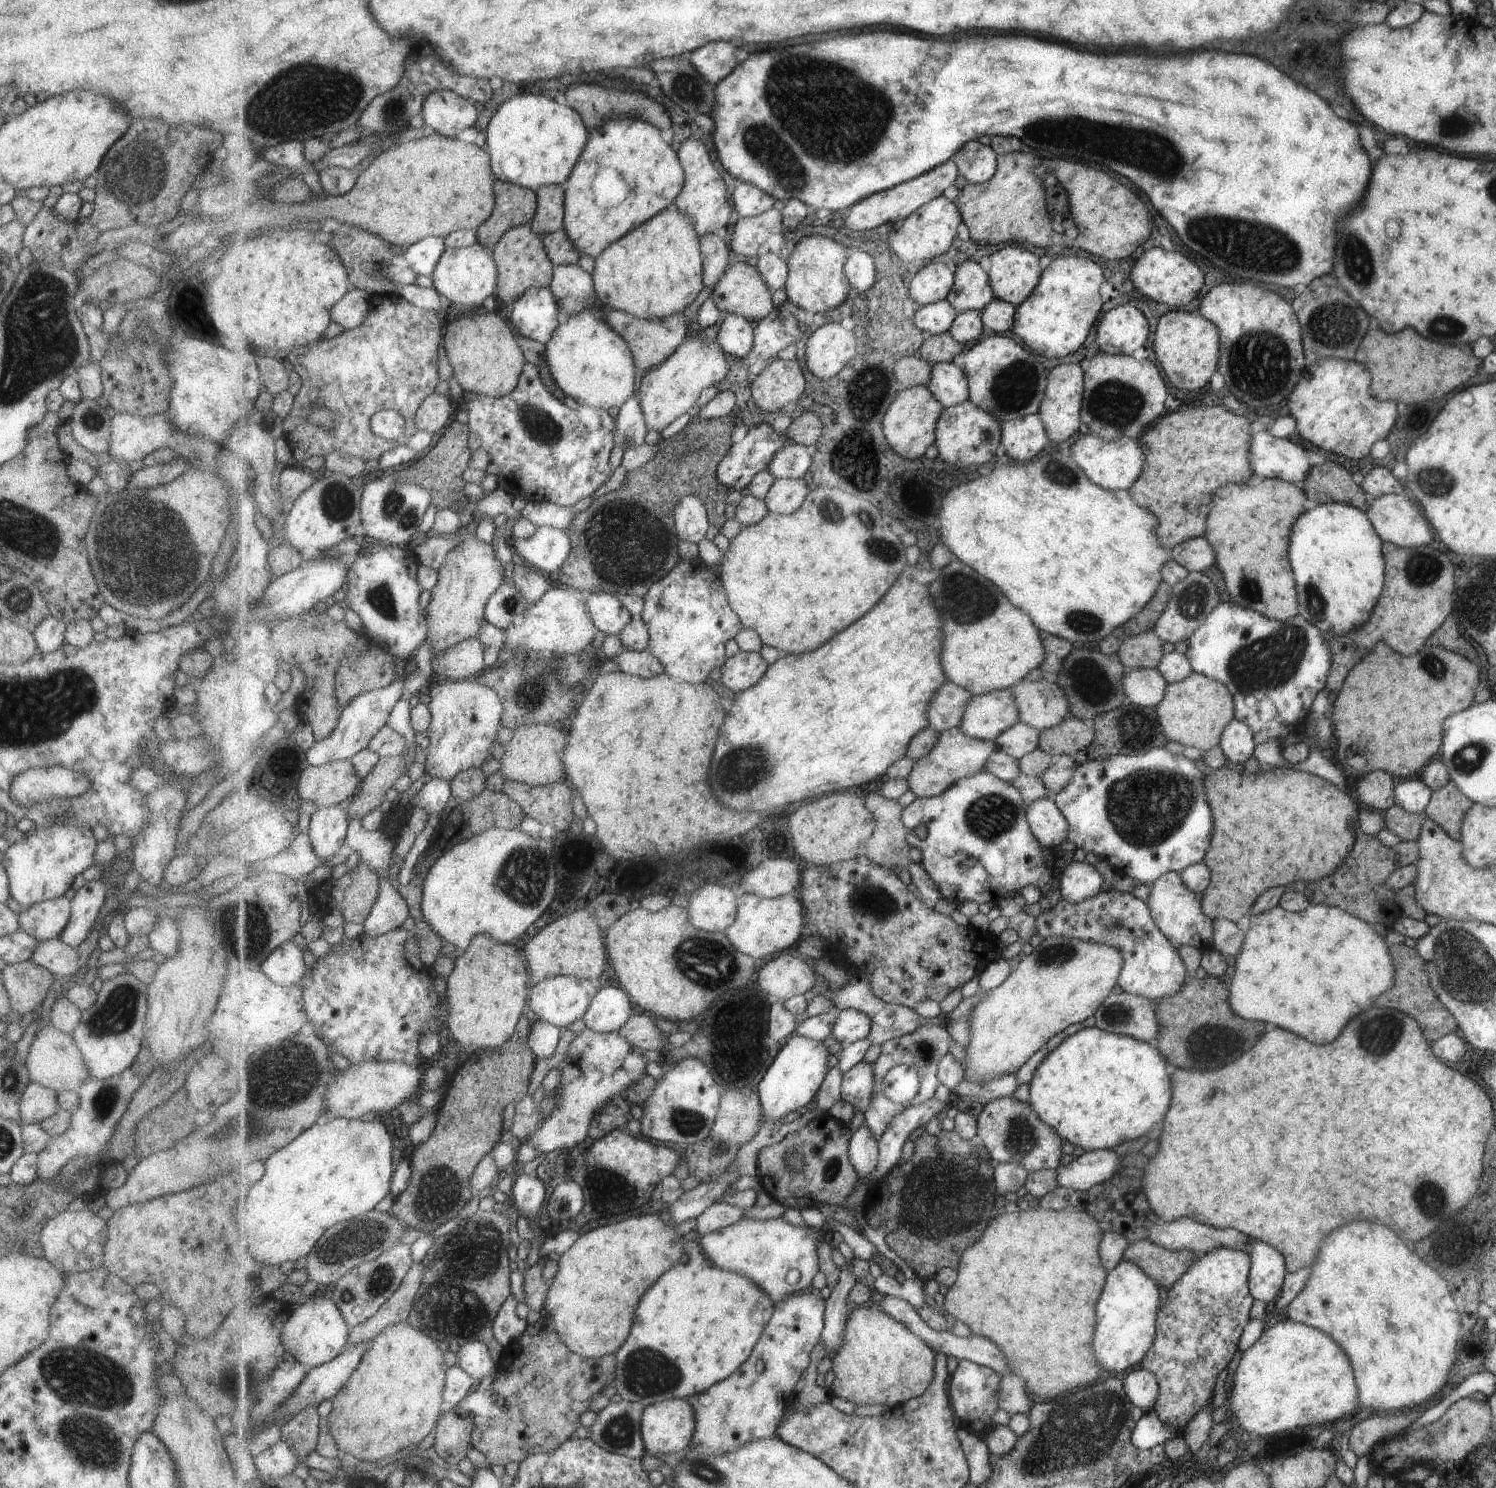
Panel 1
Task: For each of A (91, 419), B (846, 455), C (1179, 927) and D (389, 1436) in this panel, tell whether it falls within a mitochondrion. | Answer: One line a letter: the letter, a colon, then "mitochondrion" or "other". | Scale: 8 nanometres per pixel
A: mitochondrion
B: mitochondrion
C: other
D: other

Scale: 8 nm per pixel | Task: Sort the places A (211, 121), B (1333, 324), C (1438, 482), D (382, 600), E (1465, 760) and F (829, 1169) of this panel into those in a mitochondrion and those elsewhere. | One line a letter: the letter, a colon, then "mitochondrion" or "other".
A: other
B: mitochondrion
C: mitochondrion
D: mitochondrion
E: mitochondrion
F: mitochondrion

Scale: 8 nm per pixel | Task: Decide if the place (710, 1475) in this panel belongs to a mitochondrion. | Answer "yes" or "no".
yes

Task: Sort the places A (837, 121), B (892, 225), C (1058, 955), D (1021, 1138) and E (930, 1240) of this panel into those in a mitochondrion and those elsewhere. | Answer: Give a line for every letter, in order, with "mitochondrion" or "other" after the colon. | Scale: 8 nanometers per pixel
A: mitochondrion
B: other
C: mitochondrion
D: mitochondrion
E: mitochondrion

